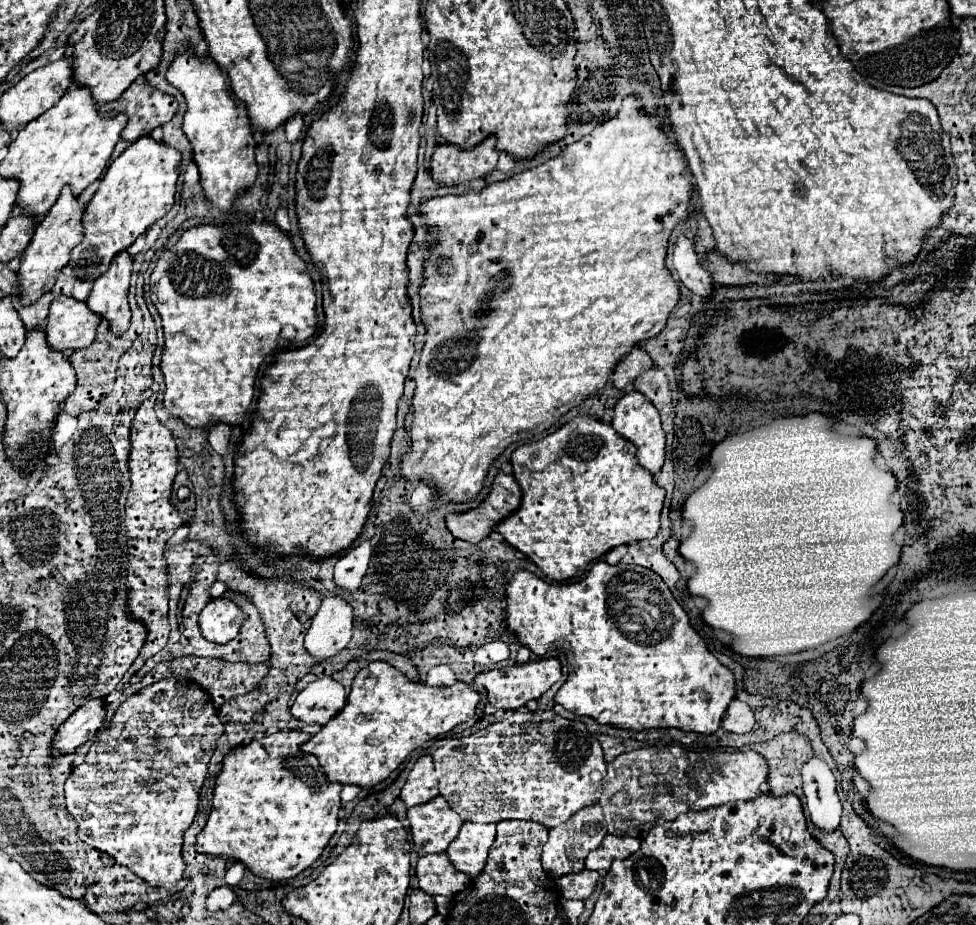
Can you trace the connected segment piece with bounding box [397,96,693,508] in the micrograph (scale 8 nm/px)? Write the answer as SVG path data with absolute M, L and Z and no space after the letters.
M625 96L623 102L621 102L621 108L619 112L611 118L611 120L605 120L605 124L599 124L595 126L595 130L587 136L583 136L579 142L567 146L559 156L539 164L537 168L531 168L531 170L525 170L521 174L513 174L511 180L503 180L503 182L493 182L481 190L471 190L471 192L465 192L461 196L455 196L455 194L449 194L449 196L443 196L443 198L427 198L423 200L419 206L417 206L417 212L421 214L423 218L423 224L427 226L429 234L427 234L427 248L429 248L429 256L425 256L425 272L423 272L423 282L421 282L421 290L419 290L419 296L421 296L421 320L425 324L425 330L427 330L427 340L425 340L425 346L423 346L423 352L421 352L421 362L413 374L415 378L415 396L413 396L413 424L411 424L411 432L409 432L409 440L411 440L411 450L407 454L401 456L401 468L399 468L399 474L401 478L407 478L409 482L413 480L421 480L421 482L427 482L431 488L435 488L439 500L435 502L435 506L443 506L447 502L469 502L473 498L477 498L477 494L483 490L483 484L485 484L485 476L493 464L495 458L499 458L503 454L503 450L509 446L509 444L515 444L515 442L525 442L529 440L531 436L535 434L541 434L545 430L549 430L563 414L567 414L571 408L579 406L585 398L589 396L597 396L603 392L609 376L613 374L615 366L621 362L623 356L627 356L627 352L631 352L633 346L637 346L641 340L647 340L647 338L653 338L657 336L665 324L667 324L667 318L671 314L671 310L675 308L675 304L679 302L681 298L681 292L679 292L679 284L671 278L671 272L667 270L665 266L665 256L667 256L667 246L669 246L669 236L671 232L677 228L679 222L685 222L687 216L691 214L691 192L693 192L693 174L687 166L687 160L681 152L681 148L677 146L677 140L667 136L663 130L663 124L657 116L651 116L645 112L645 108L641 108L637 104L637 98L635 96Z

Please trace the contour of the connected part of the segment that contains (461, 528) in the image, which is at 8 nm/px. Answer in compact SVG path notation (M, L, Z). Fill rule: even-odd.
M499 472L491 494L481 502L479 508L467 512L467 514L449 514L447 516L447 528L451 534L459 540L479 544L483 538L487 538L495 526L511 516L521 506L521 488L513 476L507 476L505 472Z

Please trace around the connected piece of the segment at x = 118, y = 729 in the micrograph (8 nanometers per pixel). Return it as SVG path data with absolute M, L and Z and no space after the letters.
M165 678L129 696L111 718L107 732L101 730L97 734L85 754L85 762L65 782L67 812L77 822L79 840L113 856L121 866L127 866L151 886L175 886L185 872L181 858L183 834L197 814L199 790L223 730L209 694L193 680Z

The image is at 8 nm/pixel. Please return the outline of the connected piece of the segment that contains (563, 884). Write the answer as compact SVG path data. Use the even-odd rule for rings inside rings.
M583 870L579 874L567 874L557 880L557 888L565 900L587 900L595 890L599 874L593 870Z

